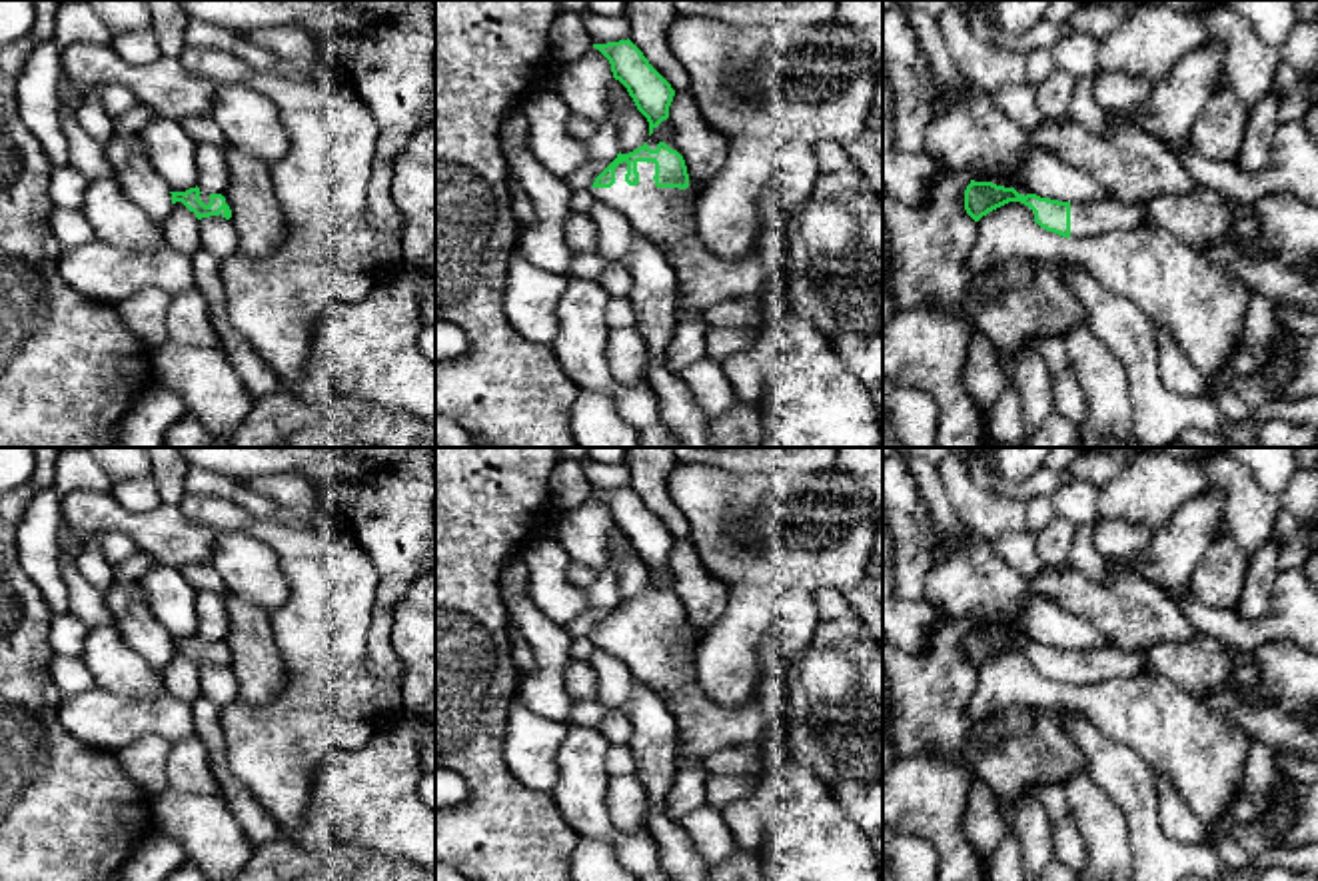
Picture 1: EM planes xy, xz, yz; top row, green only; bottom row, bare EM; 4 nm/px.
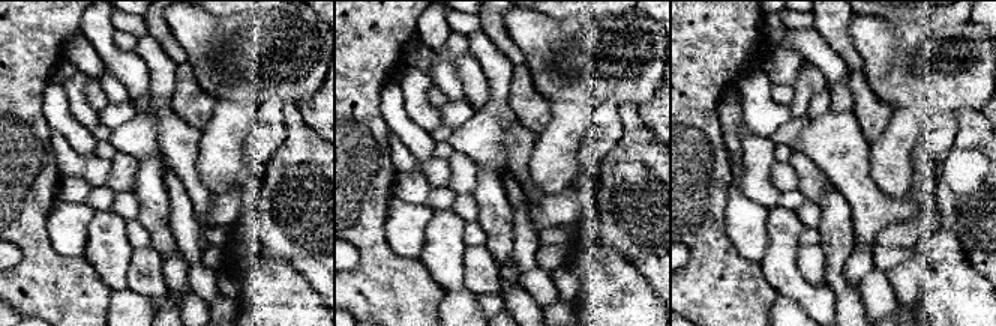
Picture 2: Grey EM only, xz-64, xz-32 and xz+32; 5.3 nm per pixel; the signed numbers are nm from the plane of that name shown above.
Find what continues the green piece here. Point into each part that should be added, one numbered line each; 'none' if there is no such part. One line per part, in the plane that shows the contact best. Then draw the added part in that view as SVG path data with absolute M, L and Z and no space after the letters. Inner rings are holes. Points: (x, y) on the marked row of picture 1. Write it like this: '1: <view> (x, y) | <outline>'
1: xz (665, 216) | M627 162L615 168L611 188L591 188L597 202L623 212L629 224L647 236L677 274L677 290L695 314L729 298L757 296L765 288L765 272L751 254L743 260L723 260L699 240L695 200L689 188L657 188L655 164L637 162L639 184L625 182Z

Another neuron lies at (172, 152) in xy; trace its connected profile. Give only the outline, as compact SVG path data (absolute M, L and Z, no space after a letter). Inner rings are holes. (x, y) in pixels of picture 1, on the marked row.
M154 116L138 132L138 138L170 192L186 192L198 186L196 142L184 132L180 122Z

